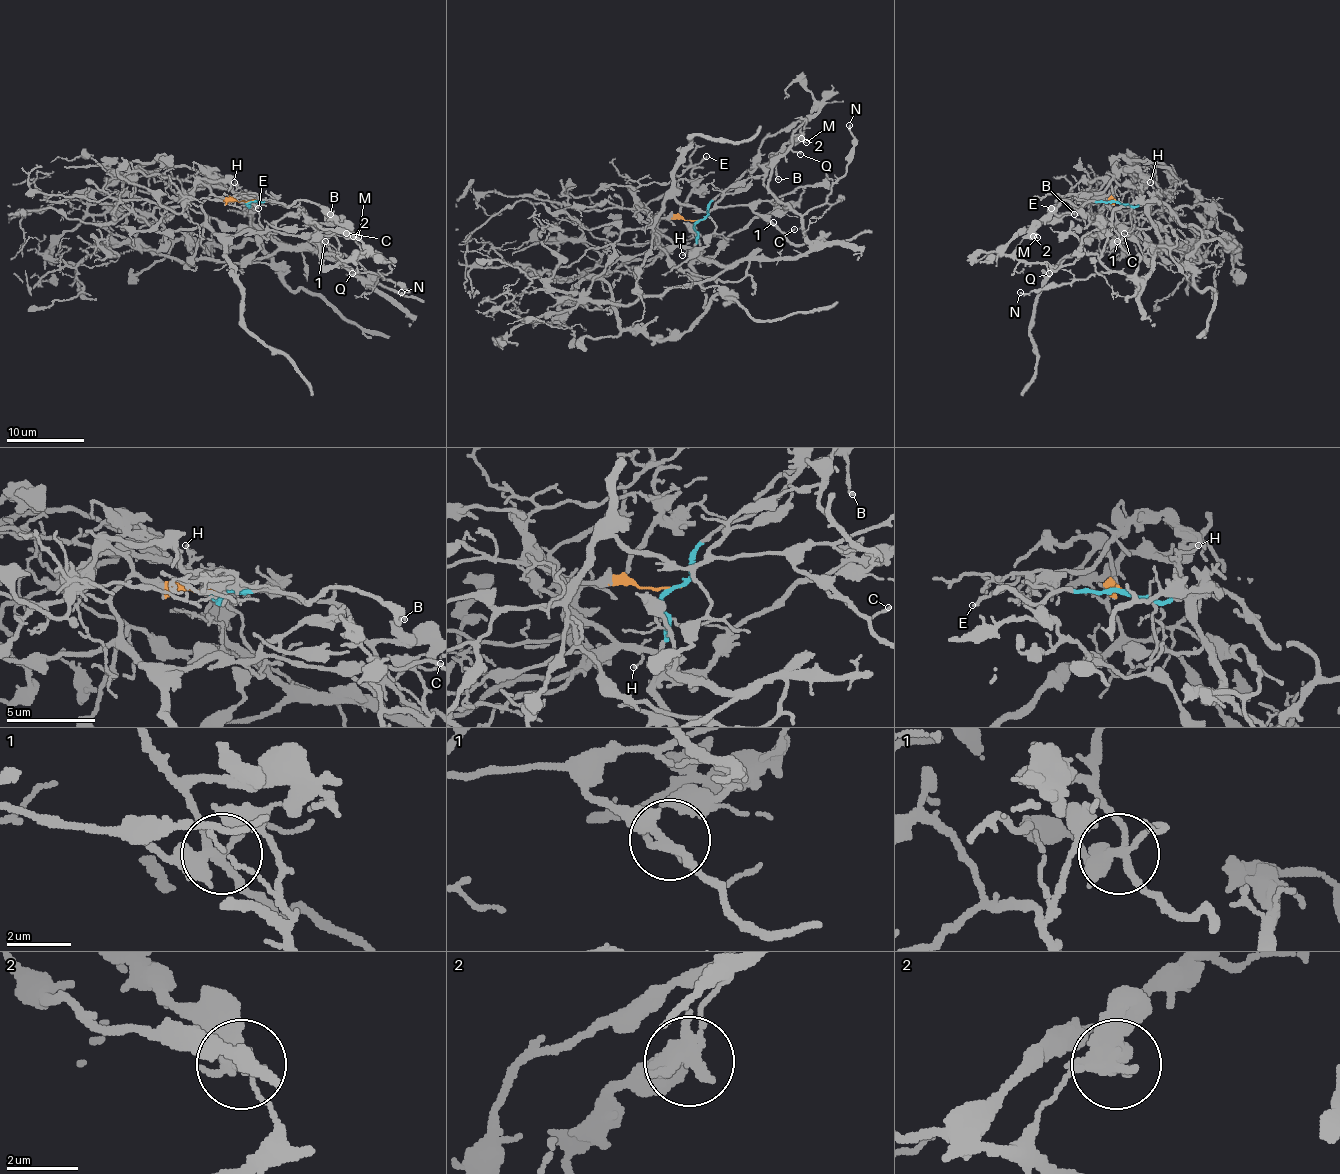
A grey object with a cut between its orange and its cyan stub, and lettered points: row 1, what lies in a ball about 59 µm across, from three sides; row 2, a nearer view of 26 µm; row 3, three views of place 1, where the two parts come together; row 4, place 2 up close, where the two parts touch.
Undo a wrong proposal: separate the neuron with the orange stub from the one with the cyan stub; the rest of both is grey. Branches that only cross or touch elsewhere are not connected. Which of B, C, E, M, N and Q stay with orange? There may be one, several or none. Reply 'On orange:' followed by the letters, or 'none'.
On orange: C, N, Q

